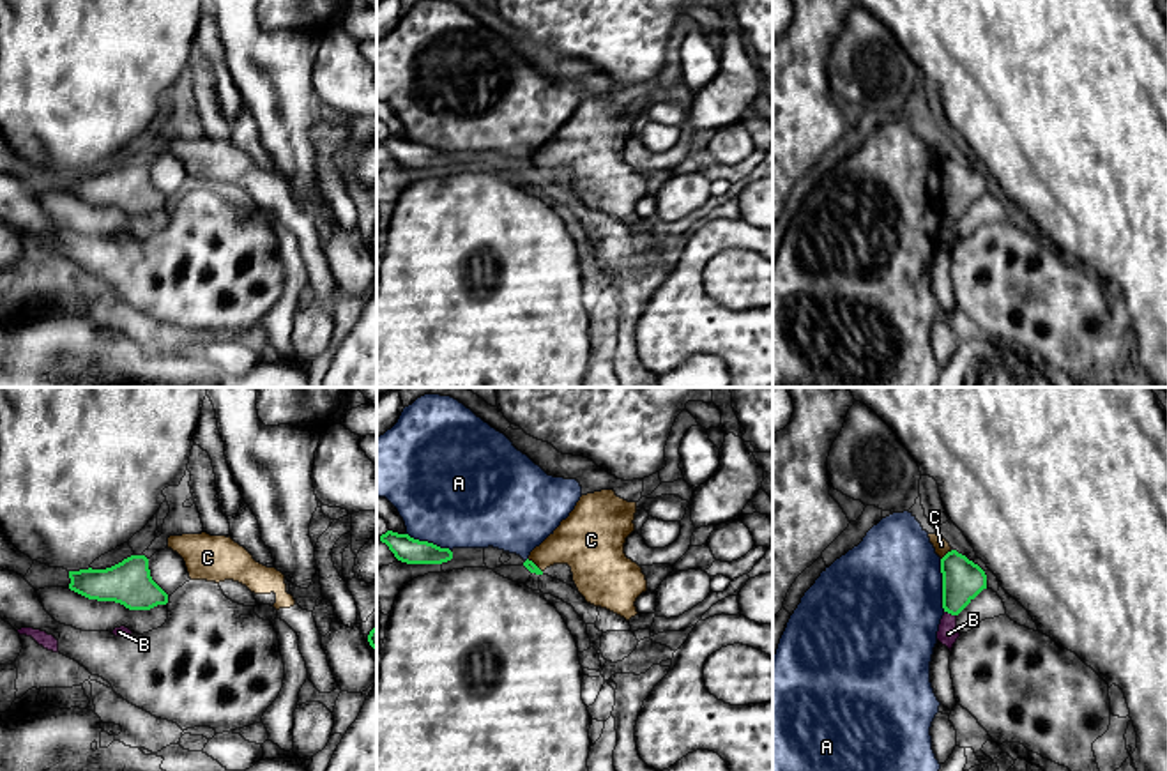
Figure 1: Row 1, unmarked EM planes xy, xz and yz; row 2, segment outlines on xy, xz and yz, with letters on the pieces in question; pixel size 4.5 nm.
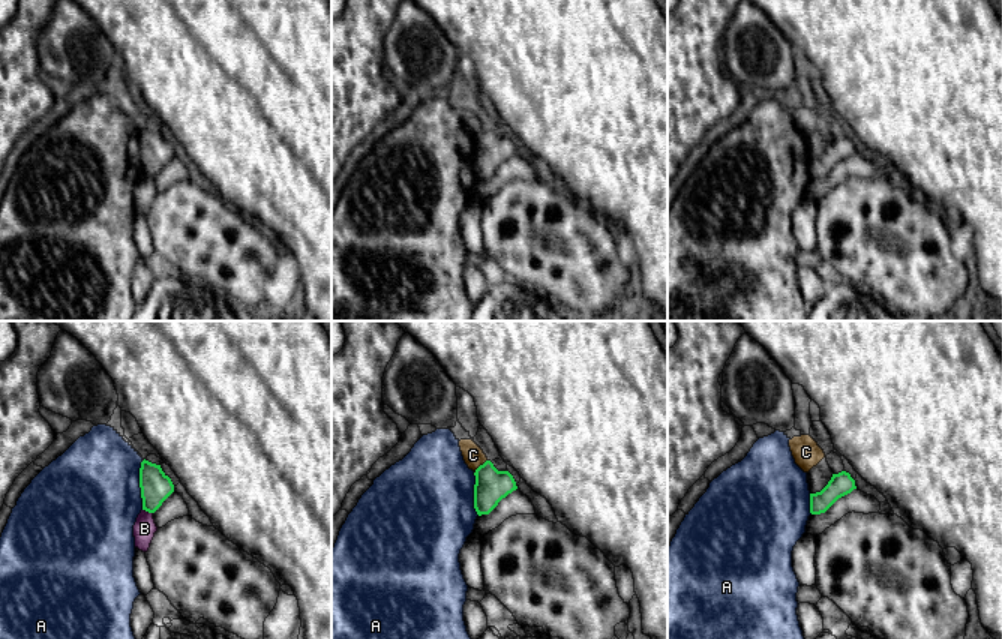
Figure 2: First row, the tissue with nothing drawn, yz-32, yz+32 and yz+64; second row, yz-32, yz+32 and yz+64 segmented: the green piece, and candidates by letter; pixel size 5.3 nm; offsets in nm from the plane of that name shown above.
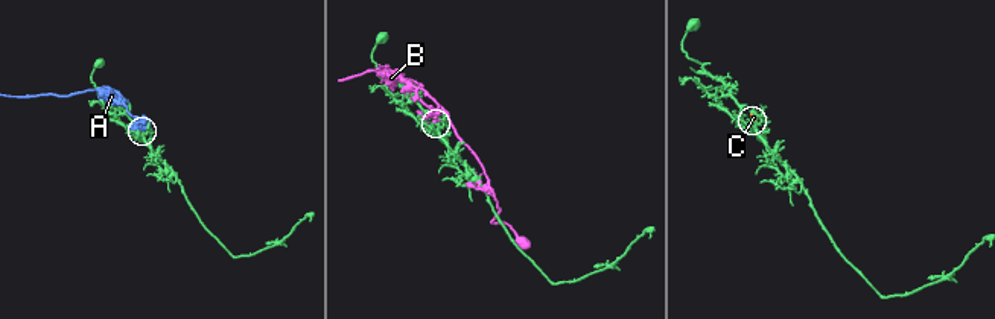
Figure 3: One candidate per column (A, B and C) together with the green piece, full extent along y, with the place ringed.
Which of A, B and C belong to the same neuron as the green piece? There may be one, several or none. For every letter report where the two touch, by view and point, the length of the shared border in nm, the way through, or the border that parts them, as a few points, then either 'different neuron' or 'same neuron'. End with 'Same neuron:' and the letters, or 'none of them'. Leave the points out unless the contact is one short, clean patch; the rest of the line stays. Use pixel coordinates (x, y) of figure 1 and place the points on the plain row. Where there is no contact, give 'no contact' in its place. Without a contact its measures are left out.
A: yz (943, 190) | 240 nm | different neuron
B: yz (950, 216) | 60 nm | along yz (945, 214), (955, 220) | different neuron
C: yz (946, 158) | 70 nm | along yz (952, 154), (941, 163) | different neuron
Same neuron: none of them

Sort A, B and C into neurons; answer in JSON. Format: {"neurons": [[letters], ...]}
{"neurons": [["A"], ["B"], ["C"]]}

